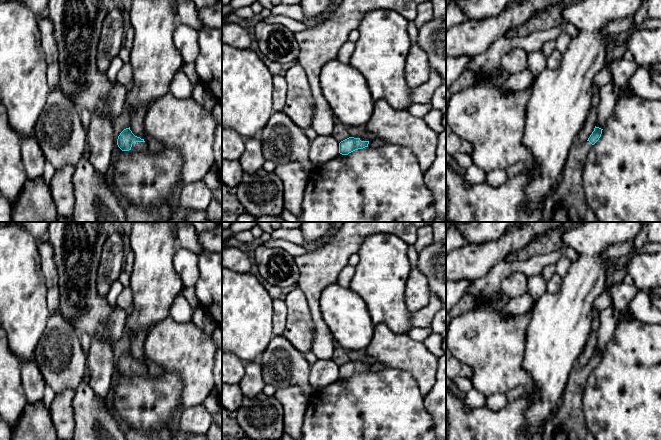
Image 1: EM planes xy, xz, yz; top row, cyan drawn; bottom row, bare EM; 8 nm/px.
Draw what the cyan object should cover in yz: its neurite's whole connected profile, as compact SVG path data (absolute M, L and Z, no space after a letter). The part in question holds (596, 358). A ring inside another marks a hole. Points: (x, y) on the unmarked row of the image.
M595 350L594 355L587 365L584 367L575 366L573 368L568 377L559 407L555 415L546 423L542 440L595 440L586 424L582 405L582 395L588 377L601 361L602 354L603 353Z

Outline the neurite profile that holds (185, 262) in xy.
M178 247L173 259L173 265L182 279L183 287L194 286L199 278L199 255Z

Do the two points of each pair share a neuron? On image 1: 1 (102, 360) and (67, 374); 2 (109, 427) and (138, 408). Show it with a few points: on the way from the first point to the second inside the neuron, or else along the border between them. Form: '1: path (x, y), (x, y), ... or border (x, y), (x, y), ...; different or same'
1: border (85, 355), (87, 367); different
2: border (109, 404), (116, 418); different

